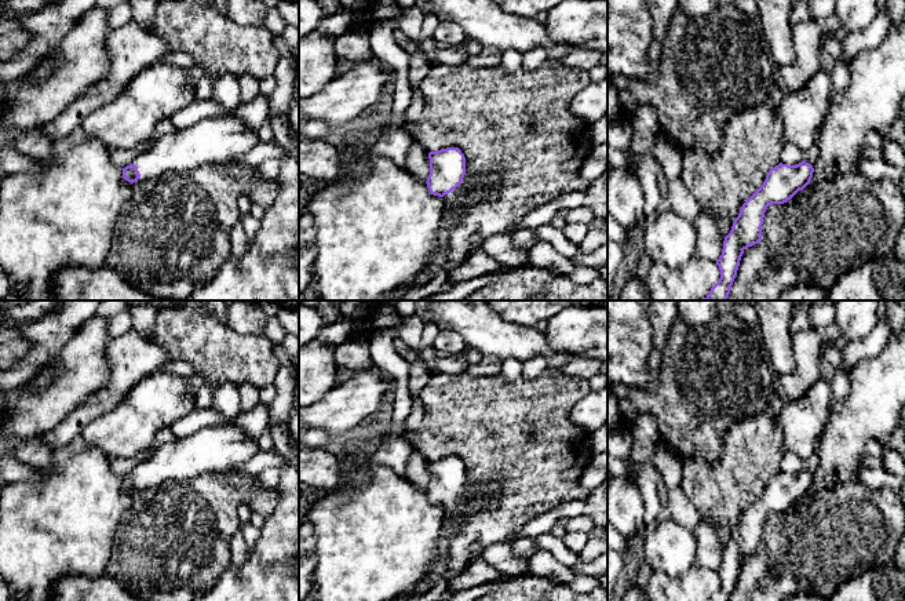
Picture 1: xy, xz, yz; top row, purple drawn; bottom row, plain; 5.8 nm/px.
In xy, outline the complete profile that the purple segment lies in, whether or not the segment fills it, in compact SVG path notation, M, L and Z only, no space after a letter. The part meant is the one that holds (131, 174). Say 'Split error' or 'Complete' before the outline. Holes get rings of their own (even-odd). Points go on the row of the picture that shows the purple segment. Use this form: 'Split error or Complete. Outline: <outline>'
Split error. Outline: M205 119L189 128L158 138L123 168L131 183L160 178L167 172L190 171L202 164L223 164L251 152L259 139L240 119Z

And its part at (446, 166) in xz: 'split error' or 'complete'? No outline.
split error

